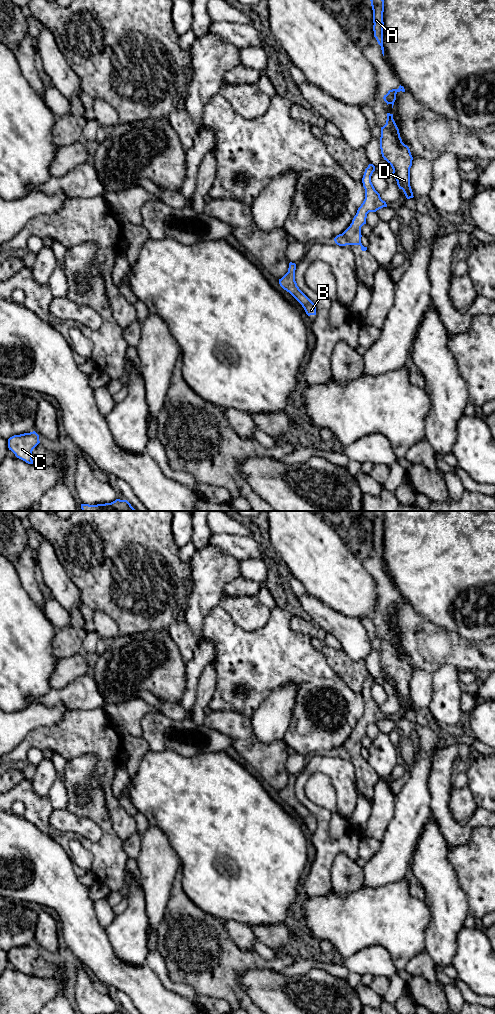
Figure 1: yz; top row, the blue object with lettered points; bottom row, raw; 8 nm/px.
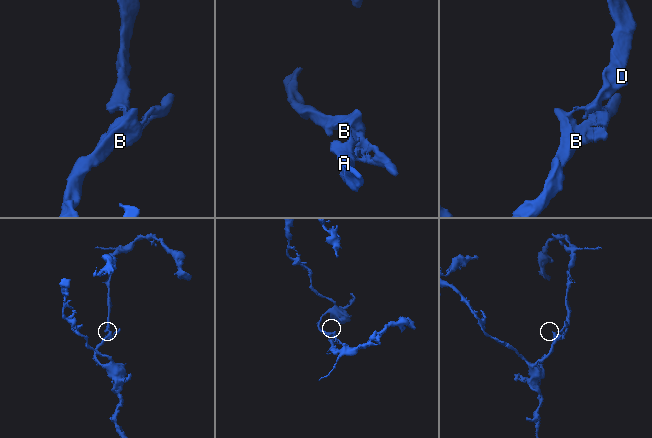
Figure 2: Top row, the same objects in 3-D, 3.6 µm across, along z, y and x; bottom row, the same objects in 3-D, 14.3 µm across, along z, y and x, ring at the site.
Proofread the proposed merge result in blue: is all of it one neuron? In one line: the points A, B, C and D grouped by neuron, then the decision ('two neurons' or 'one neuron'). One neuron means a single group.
groups A B C D; one neuron

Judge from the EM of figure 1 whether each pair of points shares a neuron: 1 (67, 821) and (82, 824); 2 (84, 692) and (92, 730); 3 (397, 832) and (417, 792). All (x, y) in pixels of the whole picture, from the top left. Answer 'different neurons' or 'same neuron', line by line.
1: same neuron
2: different neurons
3: same neuron

